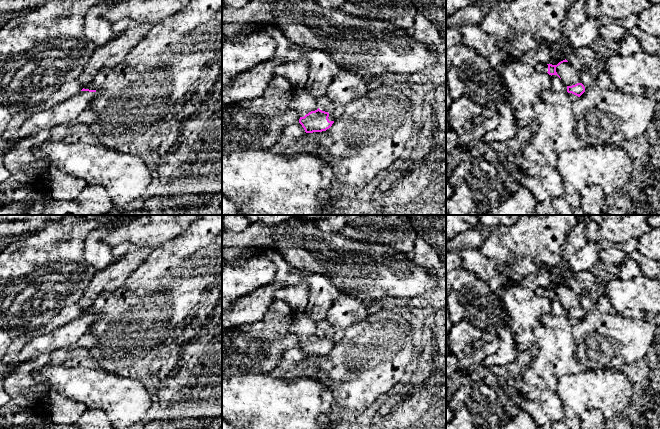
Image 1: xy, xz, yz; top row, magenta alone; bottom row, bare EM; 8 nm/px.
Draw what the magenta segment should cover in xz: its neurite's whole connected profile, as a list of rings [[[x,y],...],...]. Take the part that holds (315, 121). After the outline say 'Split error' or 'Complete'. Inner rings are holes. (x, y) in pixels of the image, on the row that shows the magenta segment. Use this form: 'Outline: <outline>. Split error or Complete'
Outline: [[[305,88],[295,92],[289,107],[299,113],[299,123],[306,133],[326,131],[336,120],[331,113],[318,108],[316,98]]]. Split error

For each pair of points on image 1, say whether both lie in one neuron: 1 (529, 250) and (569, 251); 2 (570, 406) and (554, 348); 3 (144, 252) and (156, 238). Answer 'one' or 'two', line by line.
1: two
2: two
3: two

